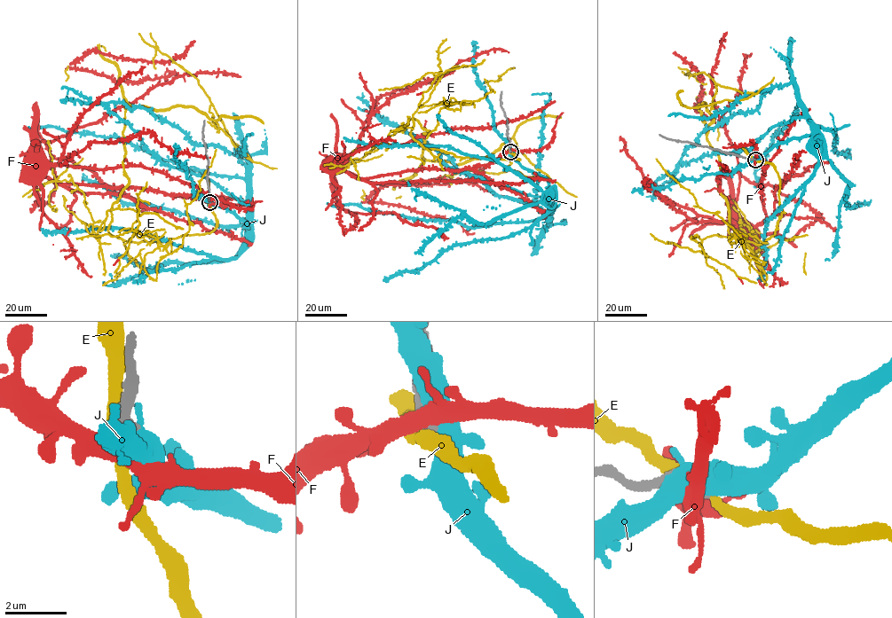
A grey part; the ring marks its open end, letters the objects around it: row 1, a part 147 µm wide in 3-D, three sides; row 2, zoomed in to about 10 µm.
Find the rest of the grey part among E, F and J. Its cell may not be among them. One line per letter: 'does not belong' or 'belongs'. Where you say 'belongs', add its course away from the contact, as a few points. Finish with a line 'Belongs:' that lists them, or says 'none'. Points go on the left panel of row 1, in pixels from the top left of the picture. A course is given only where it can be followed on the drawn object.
E: does not belong
F: does not belong
J: does not belong
Belongs: none

